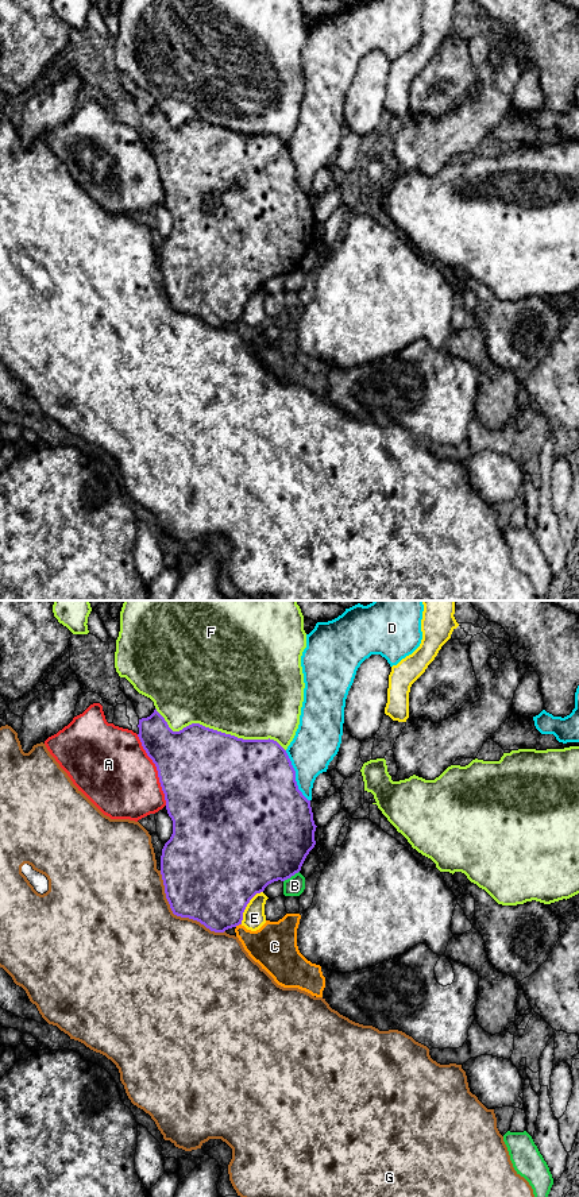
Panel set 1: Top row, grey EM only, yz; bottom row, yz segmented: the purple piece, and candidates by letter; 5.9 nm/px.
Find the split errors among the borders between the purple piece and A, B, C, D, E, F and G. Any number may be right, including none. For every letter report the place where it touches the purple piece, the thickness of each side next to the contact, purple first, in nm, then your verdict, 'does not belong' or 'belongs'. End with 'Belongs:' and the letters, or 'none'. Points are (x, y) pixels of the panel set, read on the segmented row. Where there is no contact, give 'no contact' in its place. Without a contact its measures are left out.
A: meets purple in yz at (157, 769); 500 nm thick on the purple side, 440 nm on the other; does not belong
B: meets purple in yz at (290, 876); 480 nm thick on the purple side, 120 nm on the other; does not belong
C: meets purple in yz at (238, 925); 420 nm thick on the purple side, 280 nm on the other; does not belong
D: meets purple in yz at (294, 776); 500 nm thick on the purple side, 280 nm on the other; does not belong
E: meets purple in yz at (246, 906); 500 nm thick on the purple side, 140 nm on the other; does not belong
F: meets purple in yz at (216, 730); 500 nm thick on the purple side, 500 nm on the other; does not belong
G: meets purple in yz at (178, 915); 460 nm thick on the purple side, 500 nm on the other; does not belong
Belongs: none

